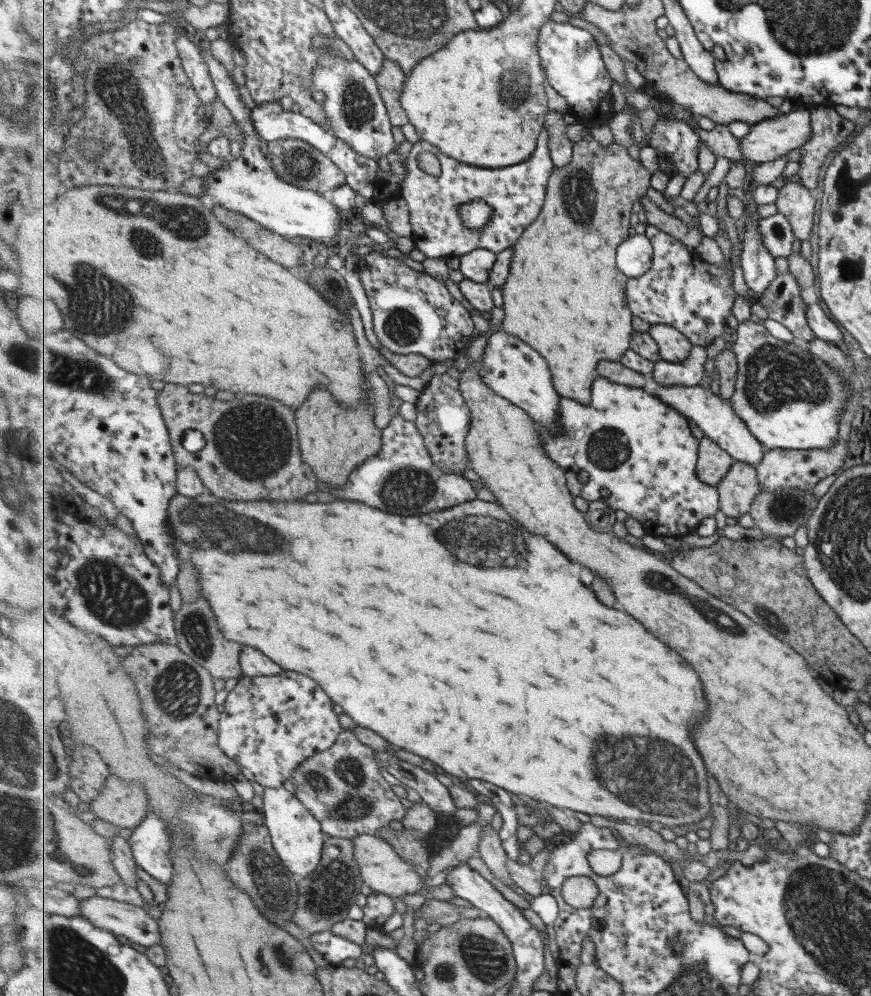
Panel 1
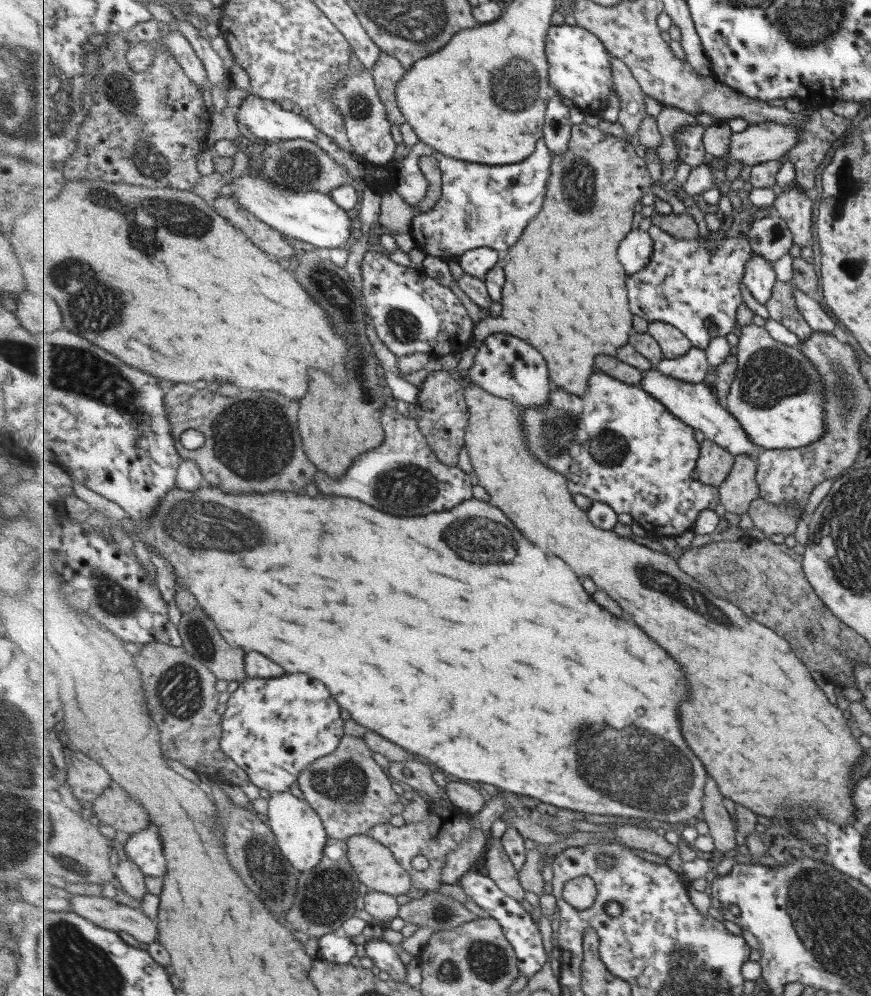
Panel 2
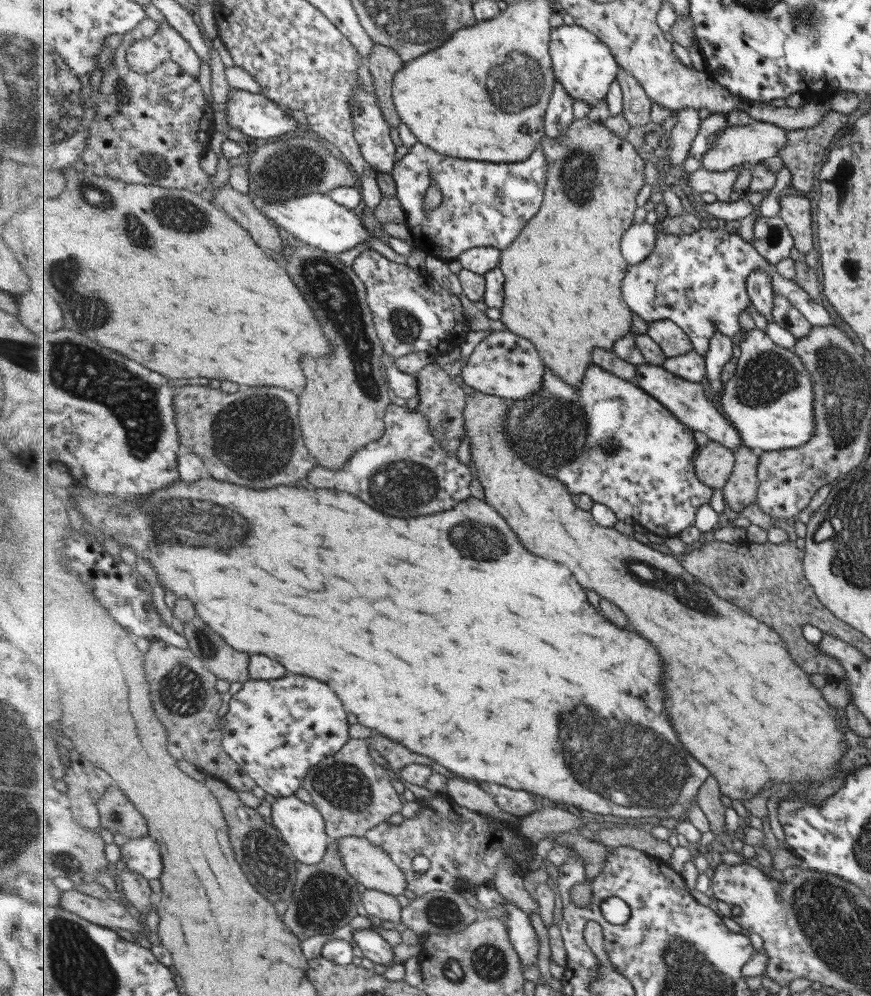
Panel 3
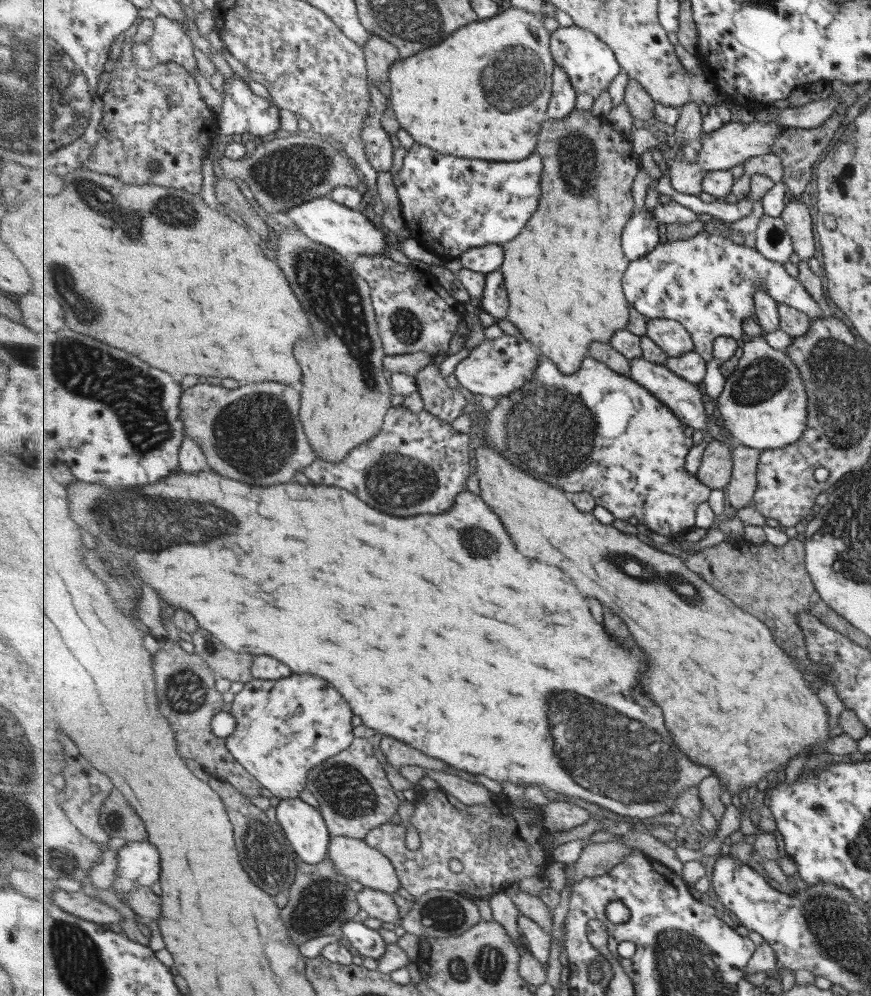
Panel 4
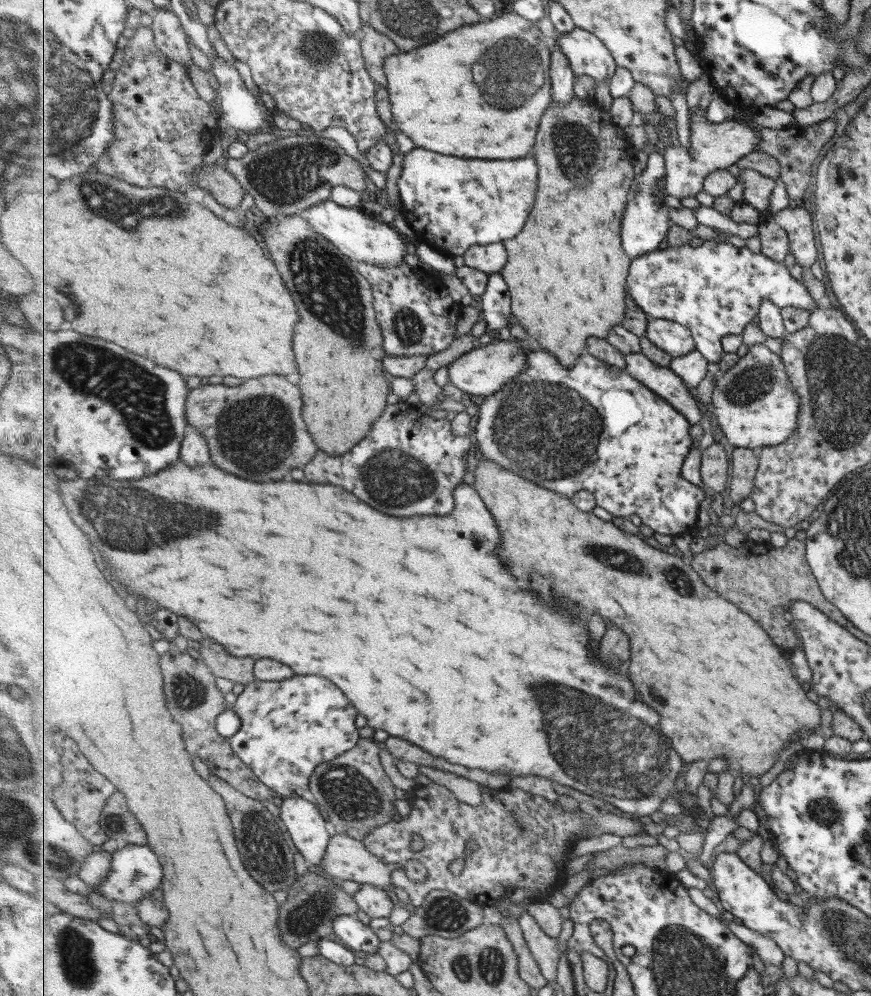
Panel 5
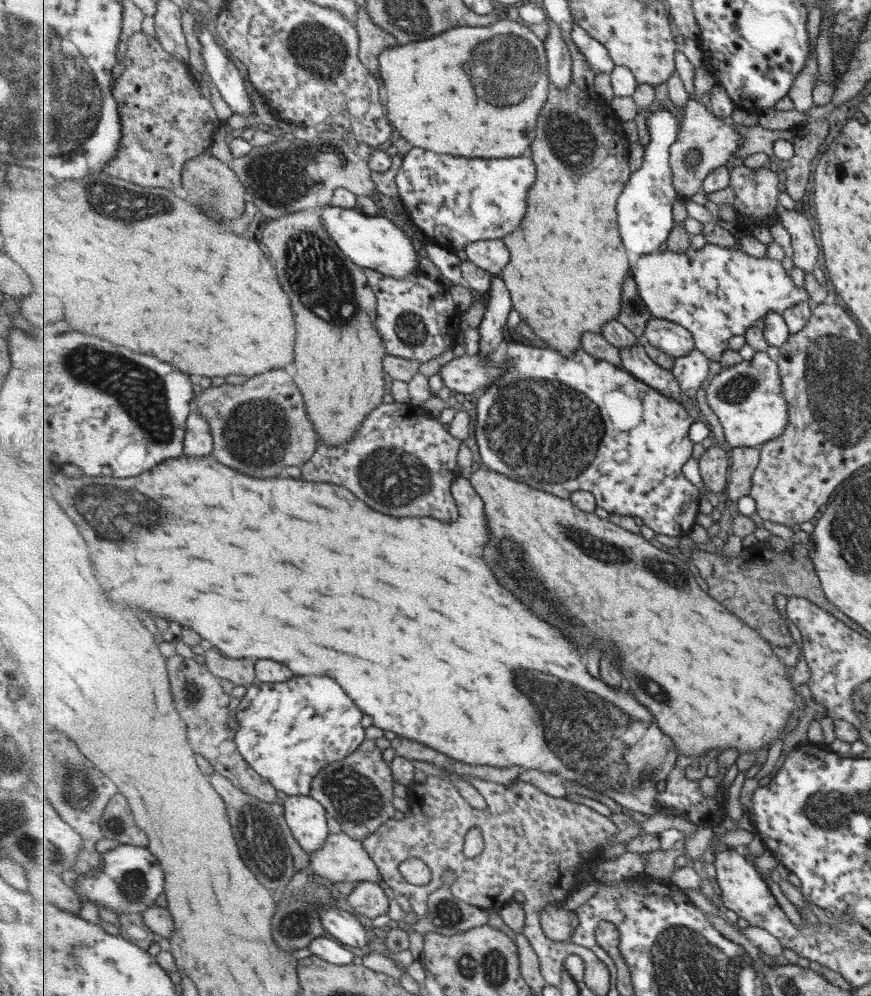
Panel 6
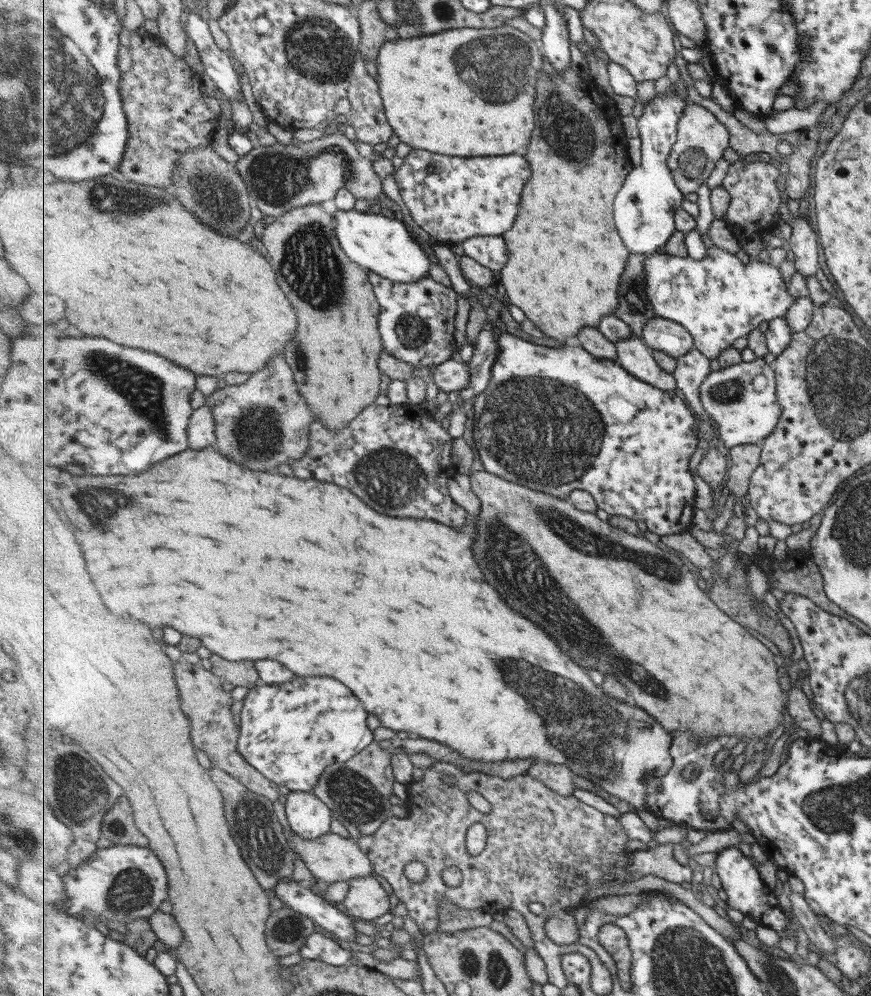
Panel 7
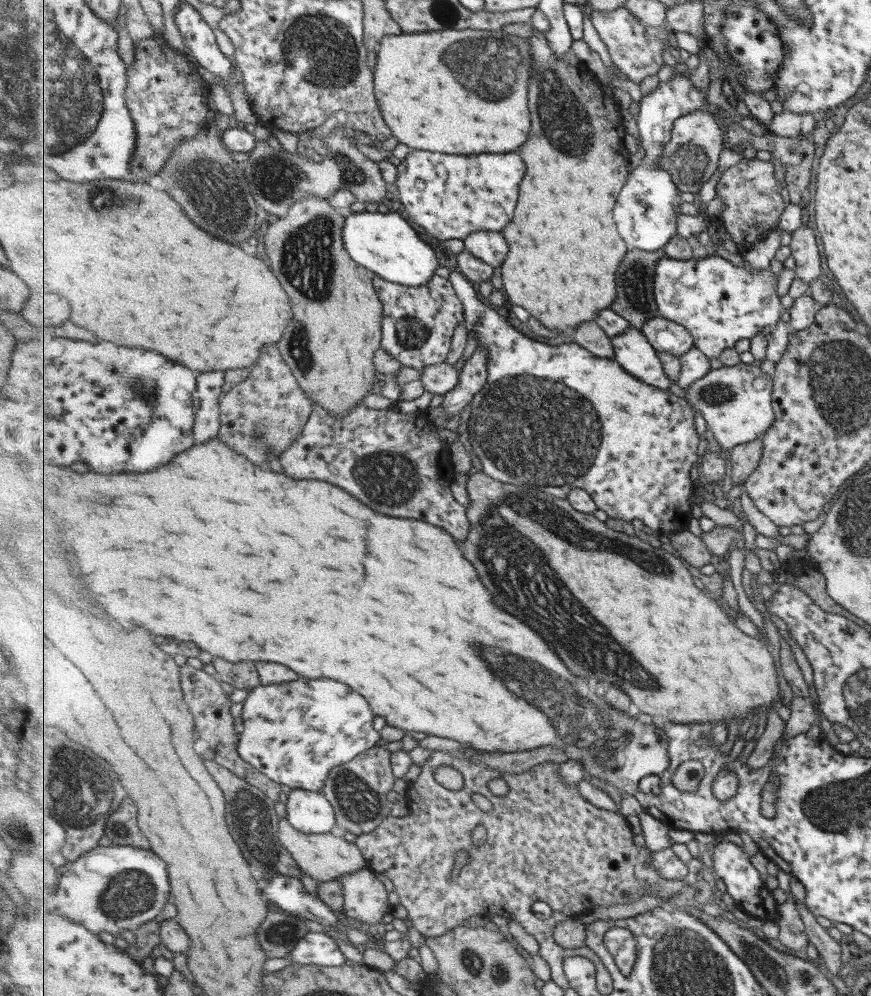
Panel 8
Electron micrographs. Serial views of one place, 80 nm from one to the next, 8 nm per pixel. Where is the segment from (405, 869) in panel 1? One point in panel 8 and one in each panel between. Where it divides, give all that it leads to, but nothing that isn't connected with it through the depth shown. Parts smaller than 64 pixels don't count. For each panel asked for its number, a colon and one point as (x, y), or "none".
2: (375, 864)
3: (370, 865)
4: (354, 858)
5: (347, 858)
6: (342, 859)
7: (331, 858)
8: (328, 856)

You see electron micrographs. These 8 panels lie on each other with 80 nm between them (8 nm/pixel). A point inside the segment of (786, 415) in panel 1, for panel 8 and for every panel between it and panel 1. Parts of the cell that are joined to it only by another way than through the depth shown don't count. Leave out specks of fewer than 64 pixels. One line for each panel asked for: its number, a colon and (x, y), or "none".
2: (776, 395)
3: (769, 400)
4: (763, 403)
5: (756, 406)
6: (748, 398)
7: (742, 400)
8: (736, 401)

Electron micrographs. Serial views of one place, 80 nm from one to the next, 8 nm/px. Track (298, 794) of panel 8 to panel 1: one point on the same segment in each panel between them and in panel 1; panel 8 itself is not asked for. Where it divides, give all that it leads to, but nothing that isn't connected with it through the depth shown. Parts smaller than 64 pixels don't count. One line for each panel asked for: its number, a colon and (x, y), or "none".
1: (298, 836)
2: (299, 828)
3: (303, 827)
4: (306, 828)
5: (311, 833)
6: (306, 817)
7: (308, 815)

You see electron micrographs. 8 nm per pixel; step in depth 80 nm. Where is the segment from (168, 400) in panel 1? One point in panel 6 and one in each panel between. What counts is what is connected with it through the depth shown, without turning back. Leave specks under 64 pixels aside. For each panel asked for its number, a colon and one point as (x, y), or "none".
2: (248, 447)
3: (245, 437)
4: (254, 433)
5: (252, 428)
6: (259, 427)

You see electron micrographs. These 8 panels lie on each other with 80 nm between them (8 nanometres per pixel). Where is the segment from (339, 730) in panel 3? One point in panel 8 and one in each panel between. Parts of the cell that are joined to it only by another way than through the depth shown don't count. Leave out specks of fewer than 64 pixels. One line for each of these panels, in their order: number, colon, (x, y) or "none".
4: (285, 728)
5: (289, 728)
6: (288, 732)
7: (292, 734)
8: (296, 733)

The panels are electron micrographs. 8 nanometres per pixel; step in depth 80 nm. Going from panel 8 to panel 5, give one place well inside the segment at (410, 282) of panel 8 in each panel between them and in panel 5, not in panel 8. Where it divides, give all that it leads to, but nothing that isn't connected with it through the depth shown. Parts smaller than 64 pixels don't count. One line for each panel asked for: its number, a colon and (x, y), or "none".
5: (352, 231)
6: (375, 242)
7: (383, 245)

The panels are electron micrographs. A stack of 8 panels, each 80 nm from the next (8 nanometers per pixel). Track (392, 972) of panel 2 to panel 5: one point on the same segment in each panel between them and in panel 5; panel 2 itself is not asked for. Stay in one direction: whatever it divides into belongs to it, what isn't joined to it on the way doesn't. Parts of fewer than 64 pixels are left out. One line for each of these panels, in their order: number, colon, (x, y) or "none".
3: (377, 949)
4: (368, 943)
5: (350, 930)

